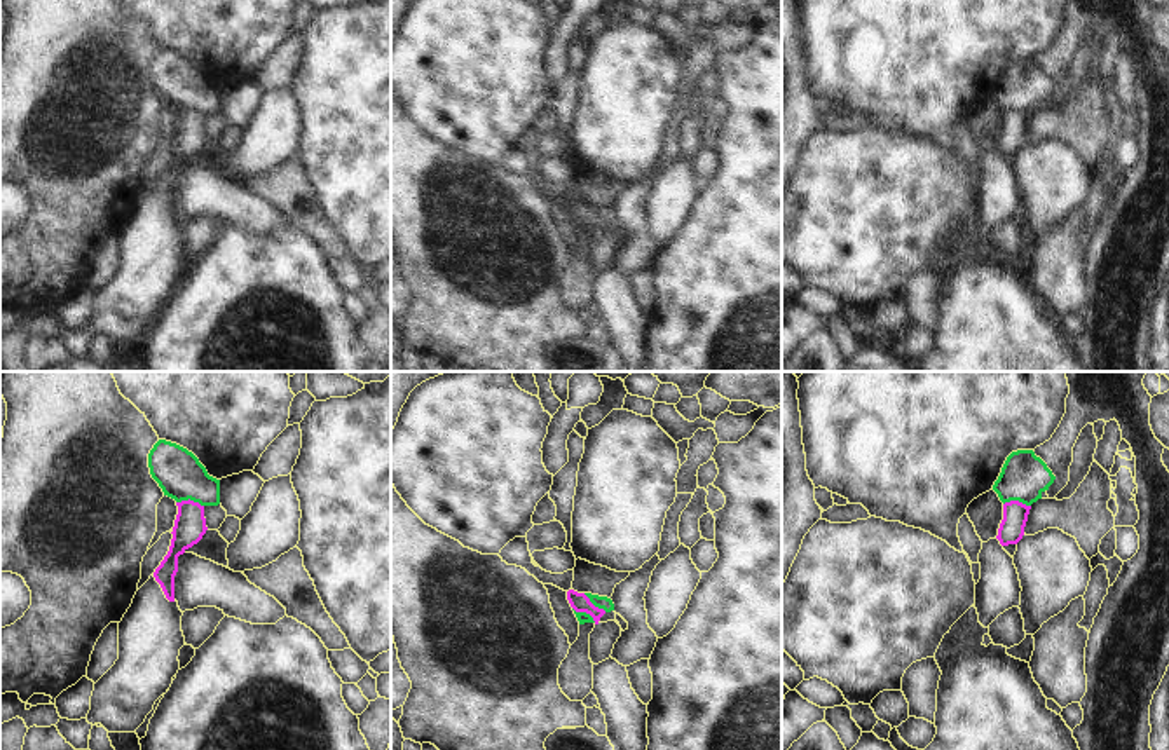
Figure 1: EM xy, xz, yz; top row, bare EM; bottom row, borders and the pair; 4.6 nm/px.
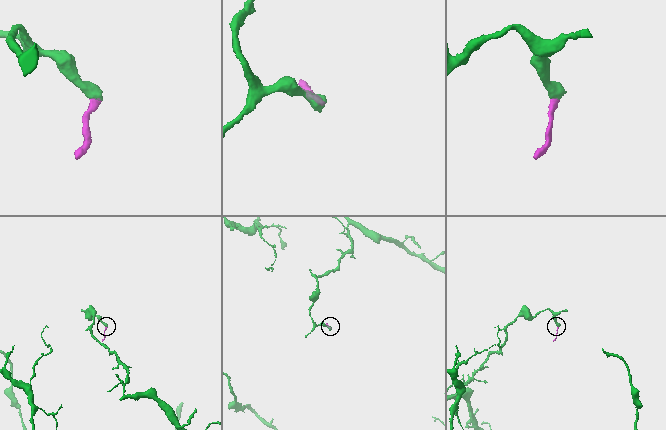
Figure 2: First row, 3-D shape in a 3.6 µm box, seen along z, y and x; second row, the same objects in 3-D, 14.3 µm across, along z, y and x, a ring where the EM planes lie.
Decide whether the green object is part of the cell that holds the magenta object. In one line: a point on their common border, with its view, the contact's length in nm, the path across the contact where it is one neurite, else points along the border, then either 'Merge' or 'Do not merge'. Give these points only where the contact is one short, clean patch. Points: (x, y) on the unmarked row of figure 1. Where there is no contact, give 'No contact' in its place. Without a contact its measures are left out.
Touches magenta at xy (191, 110). Shared border 130 nm. Boundary: xy (177, 110), (189, 109), (203, 115). Do not merge.

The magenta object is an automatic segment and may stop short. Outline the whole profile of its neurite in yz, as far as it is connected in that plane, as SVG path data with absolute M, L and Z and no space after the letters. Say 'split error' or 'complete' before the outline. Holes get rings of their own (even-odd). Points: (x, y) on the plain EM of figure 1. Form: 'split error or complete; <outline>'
complete; M1019 110L1003 113L1003 129L996 145L1002 155L1017 153L1022 148L1029 119L1031 115Z

